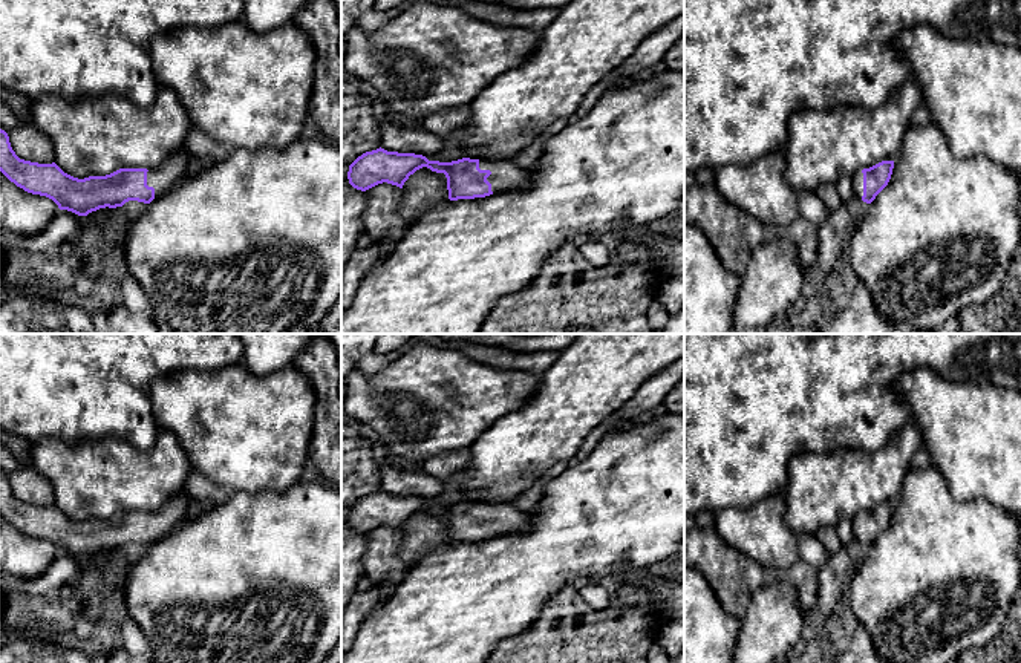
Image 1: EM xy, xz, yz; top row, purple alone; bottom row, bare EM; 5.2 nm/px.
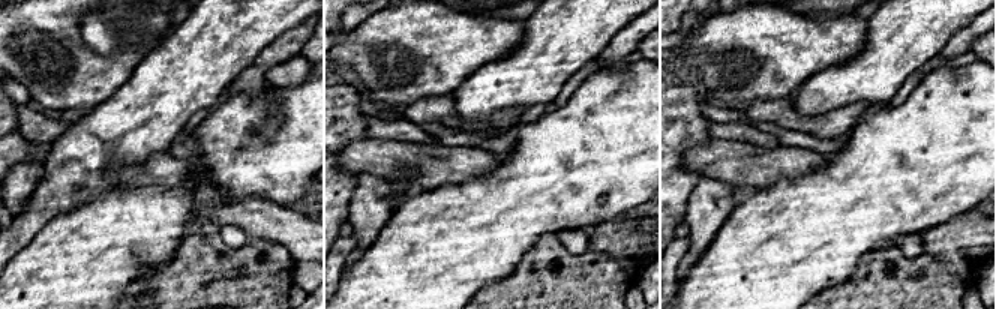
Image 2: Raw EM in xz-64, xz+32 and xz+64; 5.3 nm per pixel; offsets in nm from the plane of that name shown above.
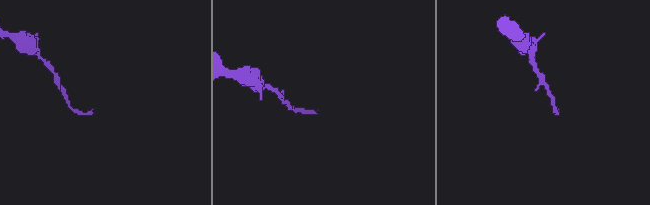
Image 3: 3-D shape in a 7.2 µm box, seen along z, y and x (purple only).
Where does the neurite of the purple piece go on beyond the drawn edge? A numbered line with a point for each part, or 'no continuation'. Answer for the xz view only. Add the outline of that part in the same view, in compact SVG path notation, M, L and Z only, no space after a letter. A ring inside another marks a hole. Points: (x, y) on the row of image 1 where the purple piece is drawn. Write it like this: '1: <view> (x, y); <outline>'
1: xz (505, 175); M479 159L481 170L490 170L487 181L493 193L517 190L530 181L530 171L516 165L513 161L485 161Z

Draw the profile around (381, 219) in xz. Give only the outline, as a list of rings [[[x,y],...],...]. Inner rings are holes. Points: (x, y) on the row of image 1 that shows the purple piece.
[[[383,182],[366,190],[367,202],[363,213],[364,231],[381,248],[381,260],[386,259],[406,234],[409,225],[400,216],[403,188]]]

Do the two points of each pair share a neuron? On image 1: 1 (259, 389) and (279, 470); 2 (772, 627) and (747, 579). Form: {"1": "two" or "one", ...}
{"1": "one", "2": "two"}

